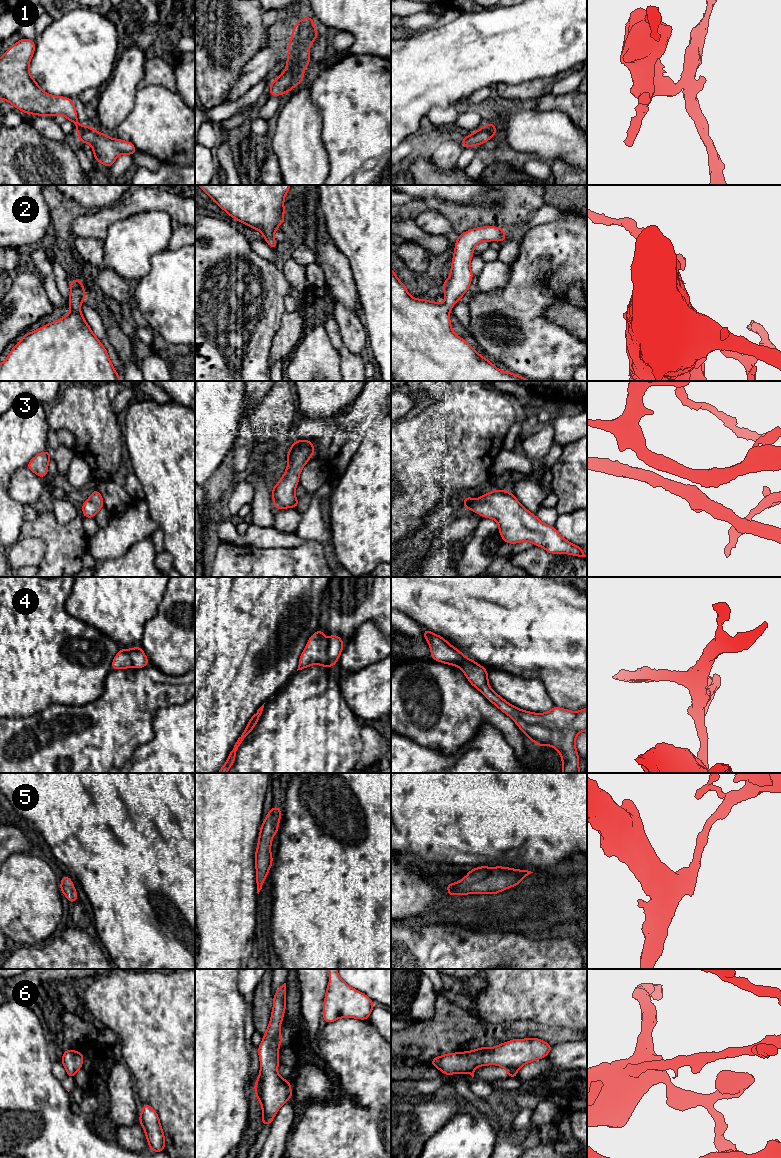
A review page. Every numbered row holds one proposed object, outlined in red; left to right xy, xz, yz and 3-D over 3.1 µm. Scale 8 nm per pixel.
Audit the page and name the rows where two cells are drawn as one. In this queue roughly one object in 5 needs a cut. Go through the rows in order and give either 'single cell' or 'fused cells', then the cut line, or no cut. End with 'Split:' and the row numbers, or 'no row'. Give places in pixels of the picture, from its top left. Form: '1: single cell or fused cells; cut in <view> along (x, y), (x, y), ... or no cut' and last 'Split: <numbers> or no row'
1: single cell; no cut
2: single cell; no cut
3: single cell; no cut
4: single cell; no cut
5: single cell; no cut
6: single cell; no cut
Split: no row

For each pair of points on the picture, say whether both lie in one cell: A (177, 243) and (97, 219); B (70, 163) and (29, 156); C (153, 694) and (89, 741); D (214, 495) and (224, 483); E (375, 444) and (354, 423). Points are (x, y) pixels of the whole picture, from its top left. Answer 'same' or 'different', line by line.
A: different
B: same
C: same
D: same
E: different

